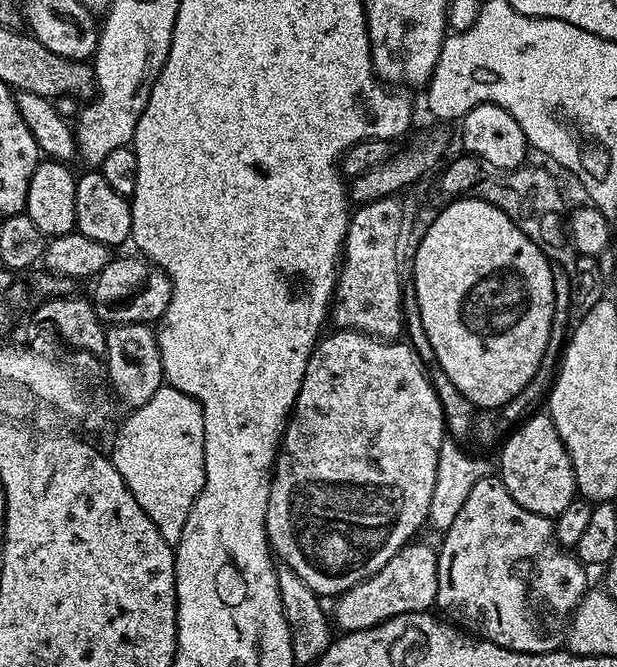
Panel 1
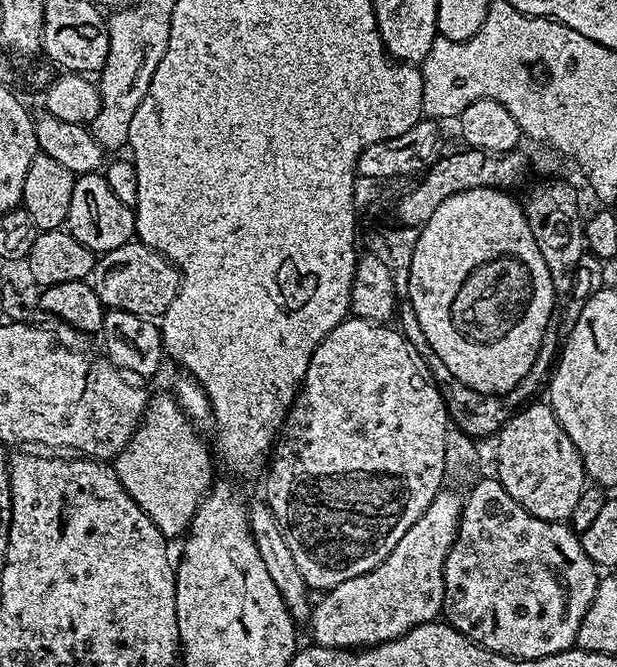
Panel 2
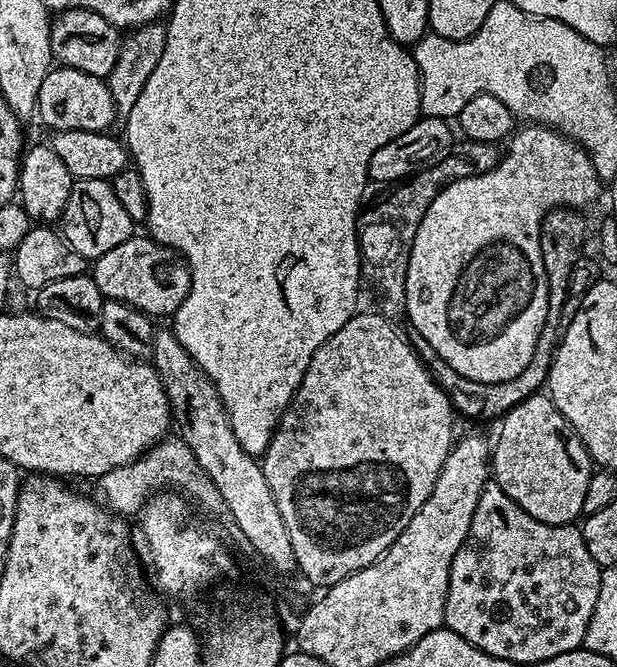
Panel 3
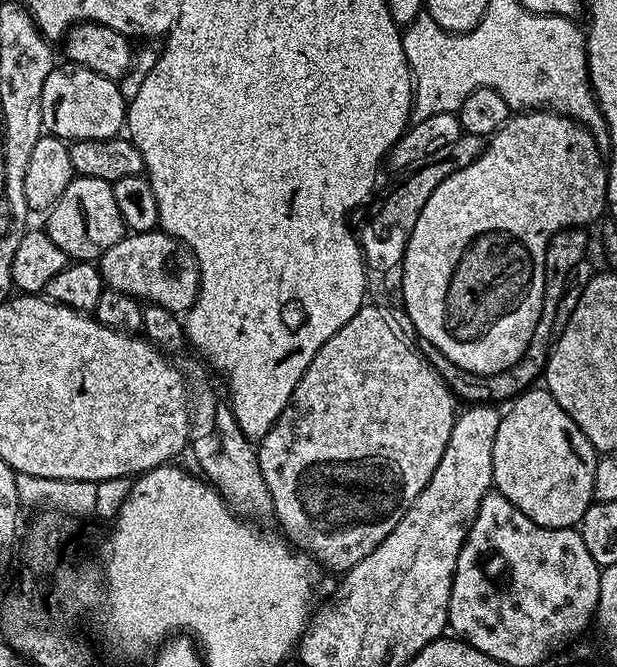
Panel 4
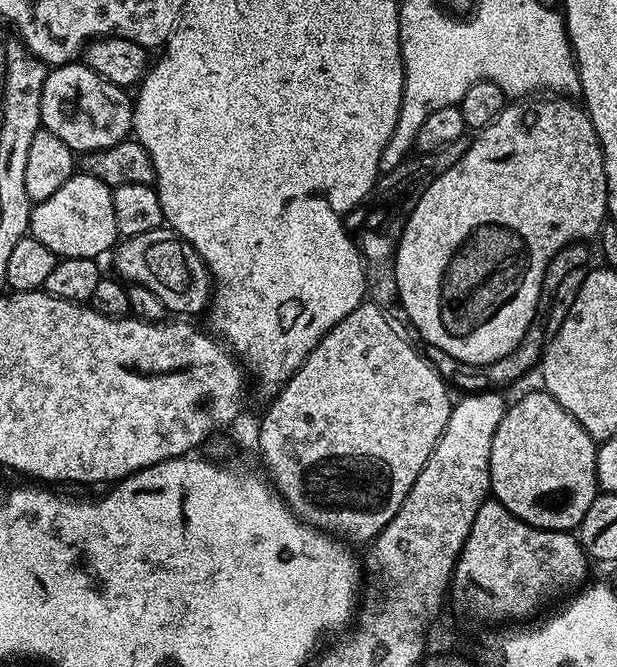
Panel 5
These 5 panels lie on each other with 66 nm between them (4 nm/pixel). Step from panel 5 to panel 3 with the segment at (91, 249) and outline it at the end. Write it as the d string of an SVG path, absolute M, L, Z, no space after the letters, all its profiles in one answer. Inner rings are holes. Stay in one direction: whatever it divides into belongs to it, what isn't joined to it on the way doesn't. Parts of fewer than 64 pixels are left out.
M107 180L75 181L70 190L70 198L66 202L66 210L62 217L63 224L64 241L74 250L78 250L78 254L82 254L88 262L94 262L99 256L106 254L106 250L114 250L114 246L122 246L122 242L126 242L134 235L134 221L130 218L130 214L126 214L125 208L118 203L118 198L114 198L114 190Z

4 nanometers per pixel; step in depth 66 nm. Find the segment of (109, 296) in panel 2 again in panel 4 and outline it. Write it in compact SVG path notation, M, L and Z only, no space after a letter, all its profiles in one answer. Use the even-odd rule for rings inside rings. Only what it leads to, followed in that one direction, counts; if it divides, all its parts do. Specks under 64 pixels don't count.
M163 230L125 234L100 257L98 267L107 287L122 290L122 294L130 294L141 302L157 304L177 314L187 313L200 293L196 255L181 240Z

